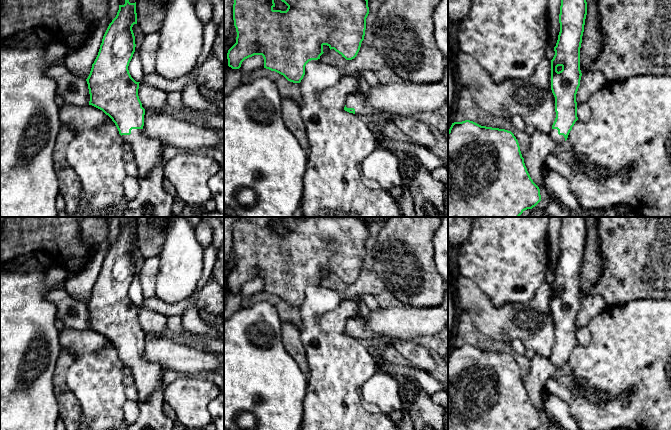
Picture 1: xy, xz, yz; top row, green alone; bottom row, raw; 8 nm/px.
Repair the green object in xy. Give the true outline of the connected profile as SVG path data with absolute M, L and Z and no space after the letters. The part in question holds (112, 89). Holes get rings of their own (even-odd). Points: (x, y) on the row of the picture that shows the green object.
M125 0L124 5L119 5L116 17L109 24L100 45L98 55L92 64L88 78L86 79L90 94L89 105L102 110L115 123L119 134L126 142L128 149L133 153L134 160L138 166L139 178L147 176L153 167L155 167L162 157L162 143L155 138L146 136L143 132L145 109L138 96L139 83L130 75L128 66L135 52L135 36L132 30L134 24L137 24L136 2L130 3Z

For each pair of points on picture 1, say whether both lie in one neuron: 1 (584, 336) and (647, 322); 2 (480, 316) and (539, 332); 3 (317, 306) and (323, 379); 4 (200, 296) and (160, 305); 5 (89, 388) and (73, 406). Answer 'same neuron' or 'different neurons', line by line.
1: different neurons
2: same neuron
3: same neuron
4: same neuron
5: different neurons

